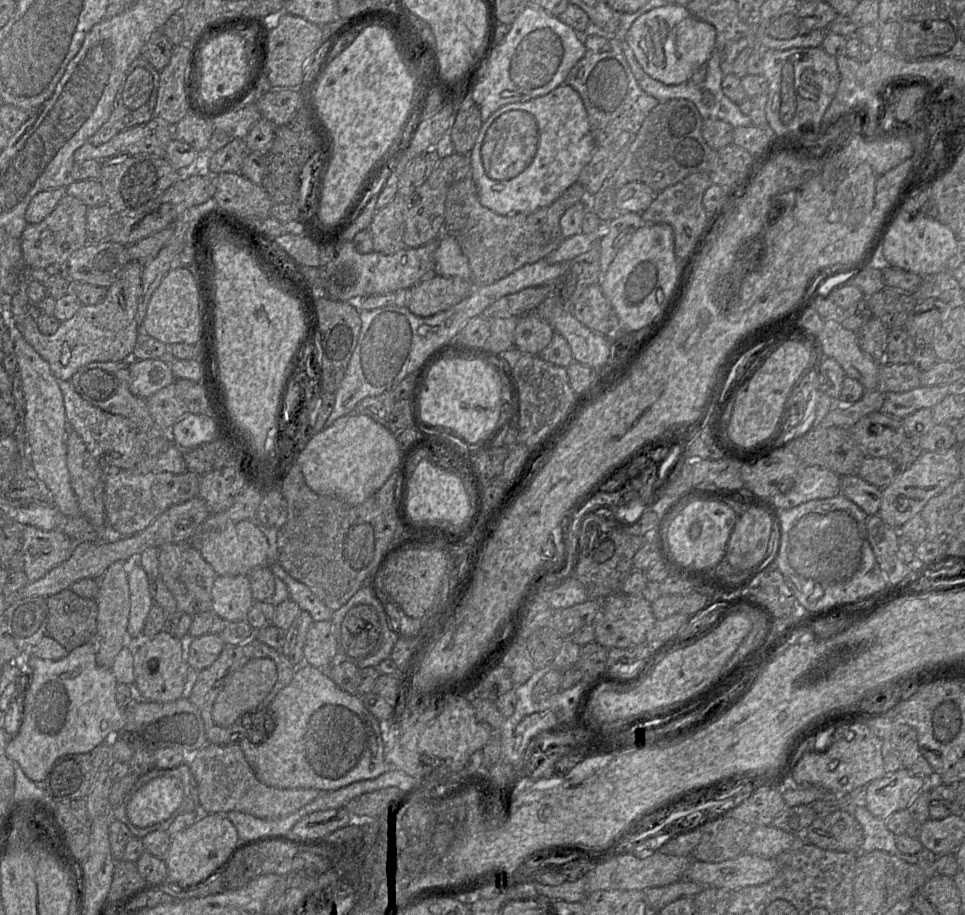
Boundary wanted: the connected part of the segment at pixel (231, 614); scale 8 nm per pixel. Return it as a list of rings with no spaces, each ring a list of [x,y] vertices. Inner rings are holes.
[[[247,575],[217,576],[212,587],[212,611],[228,622],[245,621],[253,599]]]

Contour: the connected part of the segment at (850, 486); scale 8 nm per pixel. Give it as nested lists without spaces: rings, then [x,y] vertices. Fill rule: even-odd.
[[[858,475],[842,476],[840,493],[858,505],[867,515],[877,515],[882,501],[882,489]]]

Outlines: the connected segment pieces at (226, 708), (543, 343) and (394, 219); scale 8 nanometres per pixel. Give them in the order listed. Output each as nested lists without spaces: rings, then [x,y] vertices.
[[[258,658],[248,662],[227,679],[218,694],[212,710],[212,719],[220,727],[229,727],[237,720],[252,715],[260,703],[271,692],[277,681],[277,668],[274,661]]]
[[[534,312],[518,319],[514,333],[514,347],[521,354],[539,355],[551,342],[554,330],[548,322]]]
[[[396,196],[382,209],[375,211],[369,229],[373,251],[381,254],[394,254],[406,248],[404,233],[404,199]]]

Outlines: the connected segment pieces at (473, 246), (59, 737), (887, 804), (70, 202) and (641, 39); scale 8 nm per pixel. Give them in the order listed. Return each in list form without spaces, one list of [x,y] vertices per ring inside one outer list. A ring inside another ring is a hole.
[[[469,176],[454,183],[447,192],[442,235],[455,239],[468,260],[474,283],[485,286],[526,264],[544,259],[556,250],[564,238],[560,228],[562,215],[568,208],[586,199],[586,191],[577,181],[549,206],[532,213],[502,216],[480,203],[476,184]]]
[[[95,642],[88,643],[70,652],[60,660],[23,656],[29,666],[29,685],[24,695],[24,710],[20,725],[6,745],[7,756],[18,762],[25,775],[34,782],[44,781],[54,762],[67,754],[82,754],[118,735],[126,724],[126,710],[116,701],[118,682],[111,669],[103,669],[96,663]]]
[[[901,768],[869,783],[863,806],[874,817],[885,821],[895,812],[907,809],[928,785],[927,780]]]
[[[64,194],[55,209],[37,224],[28,224],[20,238],[27,268],[43,268],[67,262],[73,252],[87,244],[86,213],[88,207],[77,198]]]
[[[685,6],[657,7],[636,19],[626,33],[626,42],[643,71],[665,85],[688,81],[714,50],[715,28],[691,15]]]

